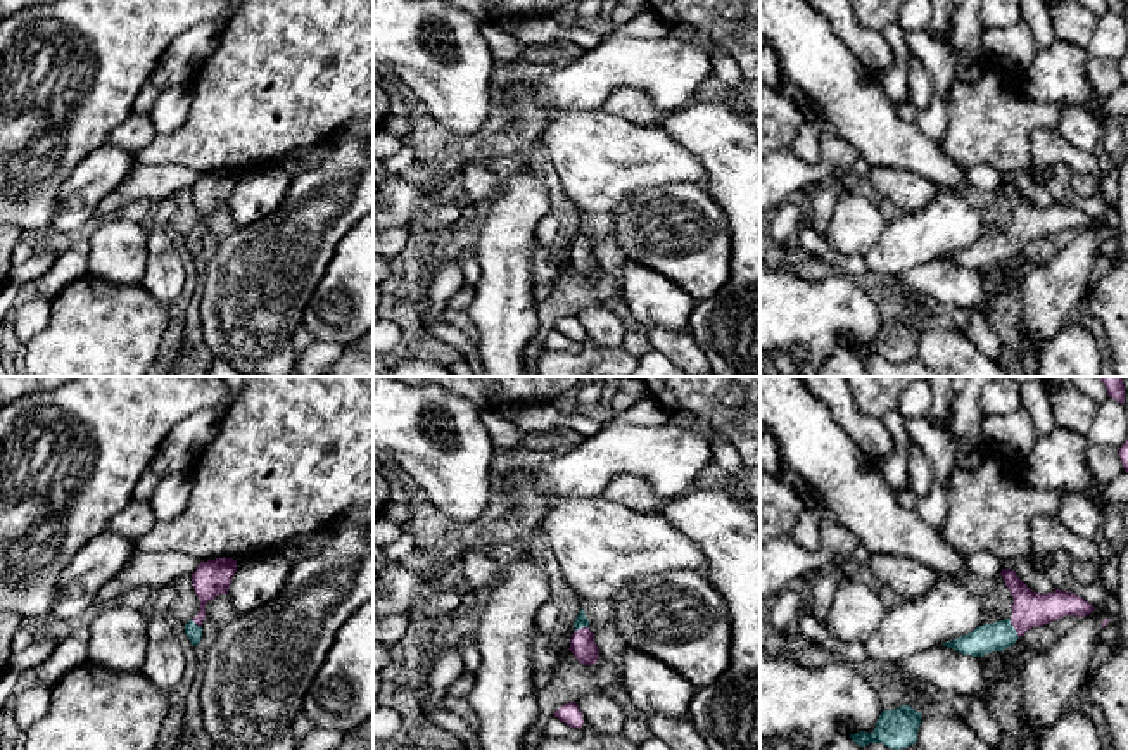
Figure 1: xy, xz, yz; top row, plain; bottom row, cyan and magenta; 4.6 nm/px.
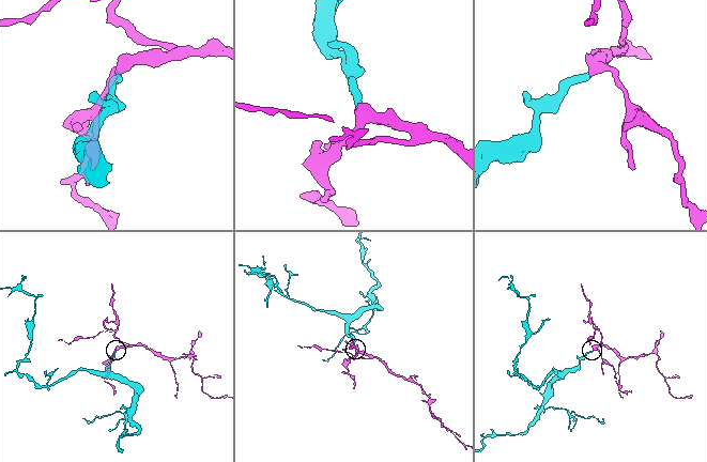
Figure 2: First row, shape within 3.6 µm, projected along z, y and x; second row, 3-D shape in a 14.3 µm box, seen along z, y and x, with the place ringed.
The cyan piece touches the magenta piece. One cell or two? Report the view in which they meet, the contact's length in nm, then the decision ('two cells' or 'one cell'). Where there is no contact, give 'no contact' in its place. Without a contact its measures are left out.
yz | 100 nm | one cell

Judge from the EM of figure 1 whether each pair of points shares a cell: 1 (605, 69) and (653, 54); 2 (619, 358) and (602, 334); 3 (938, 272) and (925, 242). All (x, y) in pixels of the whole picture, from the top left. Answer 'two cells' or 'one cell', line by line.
1: one cell
2: two cells
3: two cells

